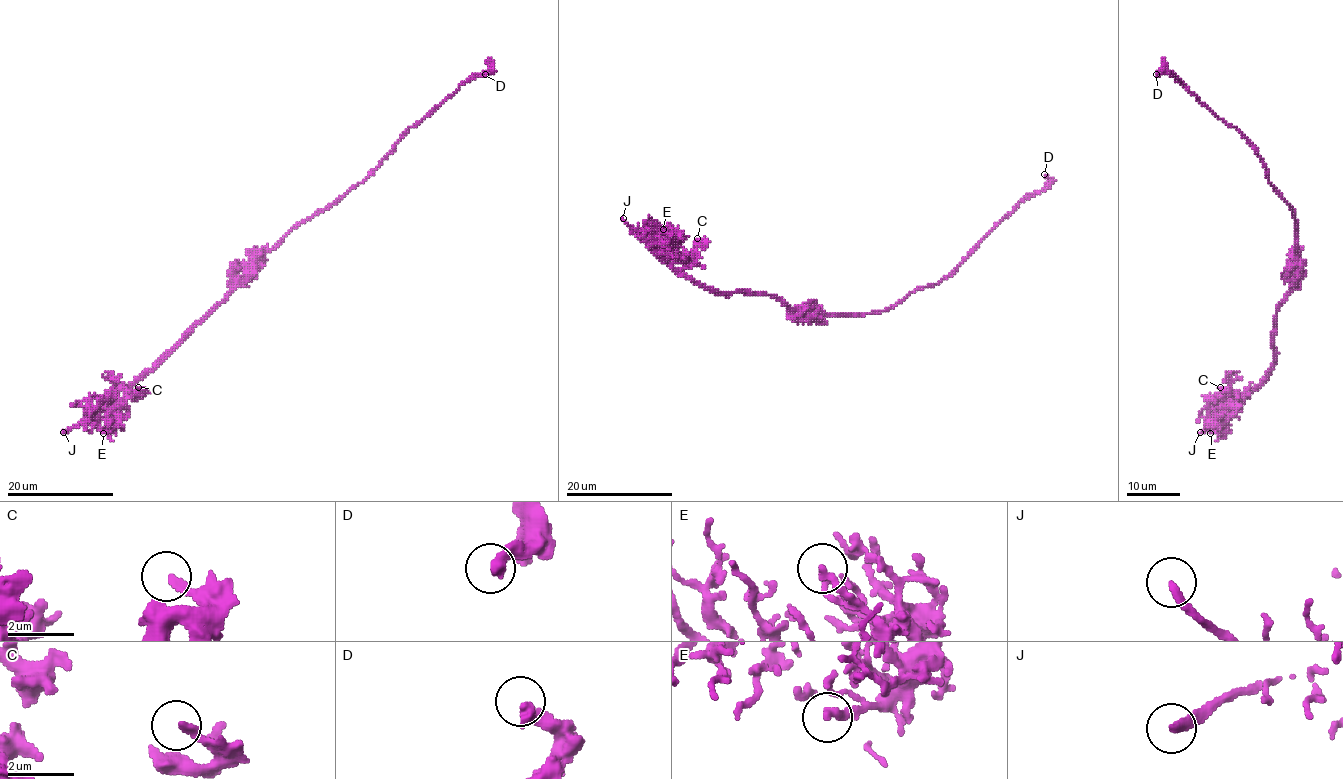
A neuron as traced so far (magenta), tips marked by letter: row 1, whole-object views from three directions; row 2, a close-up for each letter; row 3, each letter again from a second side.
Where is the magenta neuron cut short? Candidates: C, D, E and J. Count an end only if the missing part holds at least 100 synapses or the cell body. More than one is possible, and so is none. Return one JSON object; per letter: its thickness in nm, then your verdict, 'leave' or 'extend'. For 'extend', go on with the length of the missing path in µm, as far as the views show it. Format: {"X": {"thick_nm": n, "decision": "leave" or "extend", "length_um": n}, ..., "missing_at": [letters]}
{"C": {"thick_nm": 200, "decision": "leave"}, "D": {"thick_nm": 380, "decision": "leave"}, "E": {"thick_nm": 240, "decision": "leave"}, "J": {"thick_nm": 280, "decision": "extend", "length_um": 45}, "missing_at": ["J"]}

